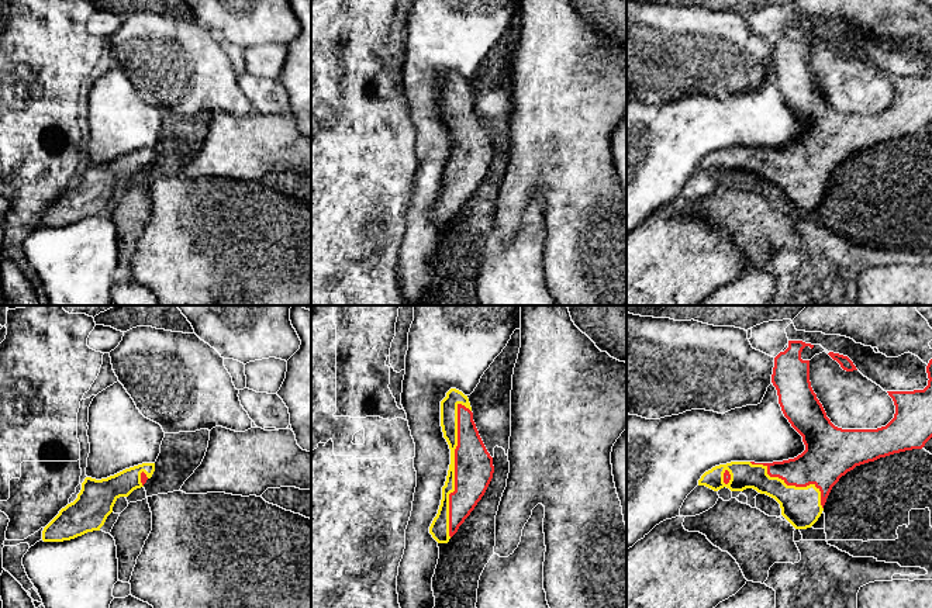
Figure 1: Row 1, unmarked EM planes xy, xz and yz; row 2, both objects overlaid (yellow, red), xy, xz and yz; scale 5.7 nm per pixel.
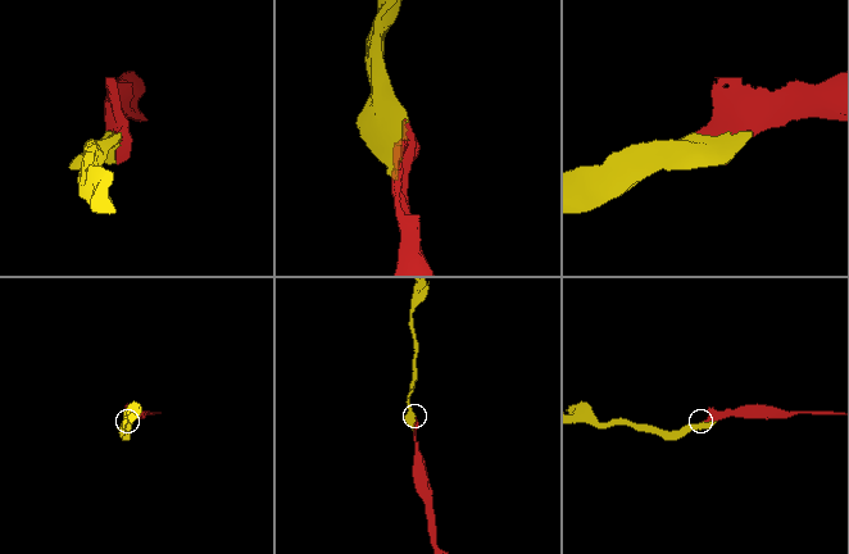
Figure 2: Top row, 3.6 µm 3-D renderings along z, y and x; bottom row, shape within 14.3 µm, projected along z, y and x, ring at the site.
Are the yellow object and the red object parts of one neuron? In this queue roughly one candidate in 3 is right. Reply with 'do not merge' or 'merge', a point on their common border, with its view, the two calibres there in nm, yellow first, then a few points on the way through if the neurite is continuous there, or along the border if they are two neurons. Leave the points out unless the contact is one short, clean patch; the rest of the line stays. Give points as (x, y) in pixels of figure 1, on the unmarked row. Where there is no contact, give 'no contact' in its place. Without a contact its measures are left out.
merge | xz (454, 155) | 100/220 nm

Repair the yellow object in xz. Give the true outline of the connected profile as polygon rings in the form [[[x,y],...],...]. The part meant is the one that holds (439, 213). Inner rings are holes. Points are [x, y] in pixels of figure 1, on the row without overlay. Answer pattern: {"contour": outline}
{"contour": [[[451,73],[441,86],[441,111],[451,134],[451,149],[429,218],[438,228],[448,228],[484,180],[494,151],[462,76]]]}

